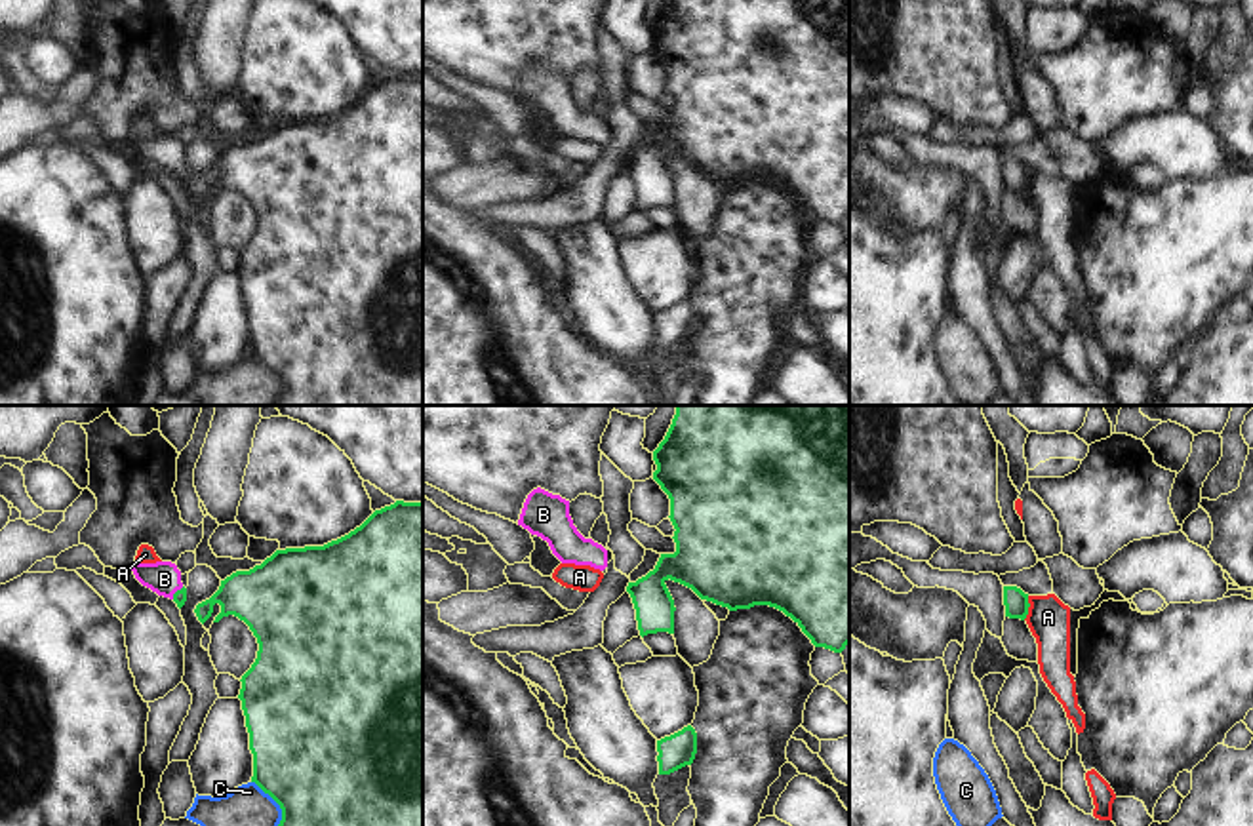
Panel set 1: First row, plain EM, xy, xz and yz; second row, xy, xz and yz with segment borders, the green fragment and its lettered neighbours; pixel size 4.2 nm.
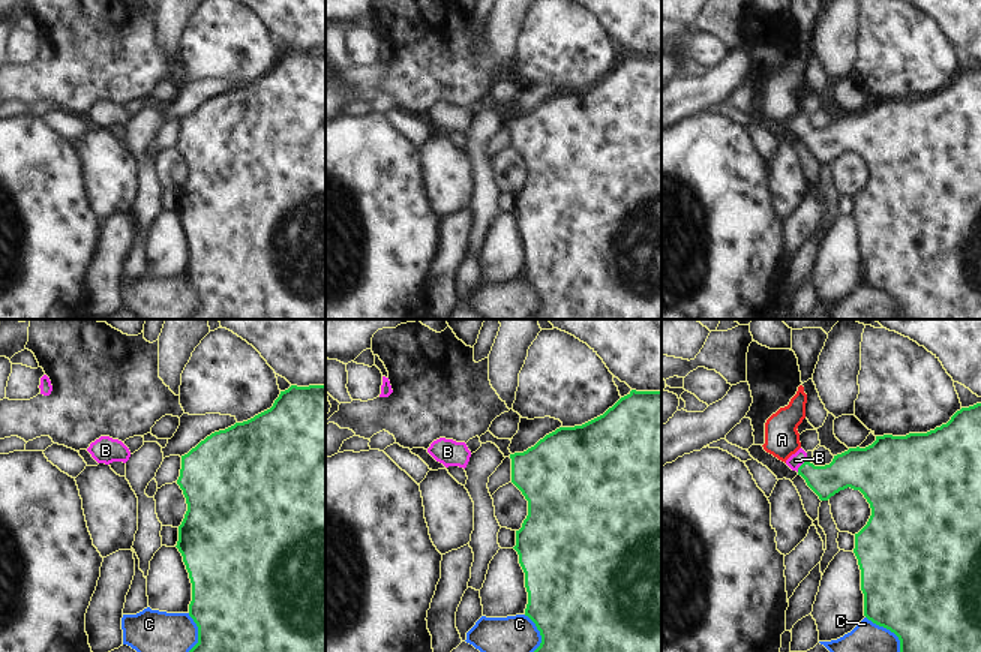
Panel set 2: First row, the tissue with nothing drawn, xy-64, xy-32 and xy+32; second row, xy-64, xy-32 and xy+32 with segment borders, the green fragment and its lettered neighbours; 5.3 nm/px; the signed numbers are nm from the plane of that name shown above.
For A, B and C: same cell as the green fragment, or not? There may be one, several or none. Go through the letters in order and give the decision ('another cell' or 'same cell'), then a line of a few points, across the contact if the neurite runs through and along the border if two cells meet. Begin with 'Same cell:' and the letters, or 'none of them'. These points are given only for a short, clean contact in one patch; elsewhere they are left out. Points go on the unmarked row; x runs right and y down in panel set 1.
Same cell: B
A: another cell | yz (1029, 170), (1029, 187), (1023, 193)
B: same cell | xy (179, 170), (176, 166), (162, 151)
C: another cell

